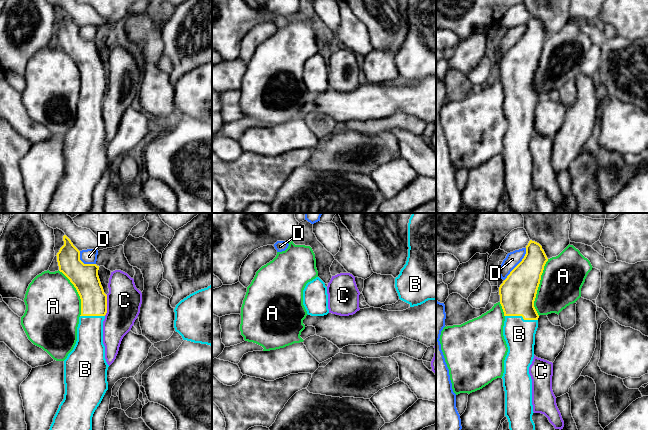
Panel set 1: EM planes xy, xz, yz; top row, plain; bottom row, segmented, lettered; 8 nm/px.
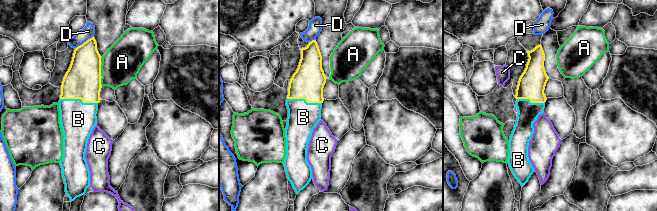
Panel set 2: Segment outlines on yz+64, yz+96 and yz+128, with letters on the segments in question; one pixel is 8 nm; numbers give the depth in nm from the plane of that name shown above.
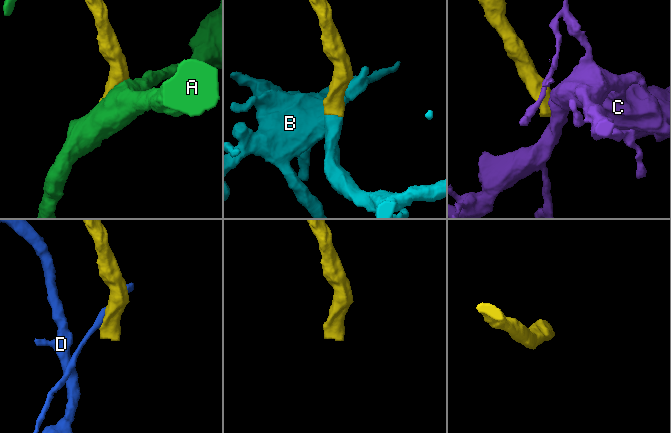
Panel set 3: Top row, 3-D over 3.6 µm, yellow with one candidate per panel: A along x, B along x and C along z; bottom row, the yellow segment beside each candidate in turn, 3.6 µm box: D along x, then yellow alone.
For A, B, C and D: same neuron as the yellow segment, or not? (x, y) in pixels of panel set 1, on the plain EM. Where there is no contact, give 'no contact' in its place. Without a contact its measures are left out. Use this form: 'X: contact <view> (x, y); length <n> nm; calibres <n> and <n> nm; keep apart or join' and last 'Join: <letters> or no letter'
A: contact yz (538, 62); length 460 nm; calibres 300 and 340 nm; keep apart
B: contact yz (521, 91); length 260 nm; calibres 300 and 260 nm; join
C: contact xy (106, 81); length 170 nm; calibres 200 and 280 nm; keep apart
D: contact yz (518, 40); length 320 nm; calibres 300 and 120 nm; keep apart
Join: B

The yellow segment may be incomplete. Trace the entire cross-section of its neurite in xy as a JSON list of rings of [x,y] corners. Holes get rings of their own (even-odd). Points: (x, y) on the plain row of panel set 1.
[[[64,11],[64,21],[57,29],[59,47],[62,48],[76,64],[81,75],[81,91],[77,103],[77,117],[73,126],[64,136],[64,175],[53,194],[47,213],[89,213],[92,206],[92,193],[108,166],[107,146],[109,141],[105,135],[105,122],[103,120],[103,97],[107,89],[107,71],[101,61],[96,40],[84,40],[80,36],[80,27],[71,16]]]

